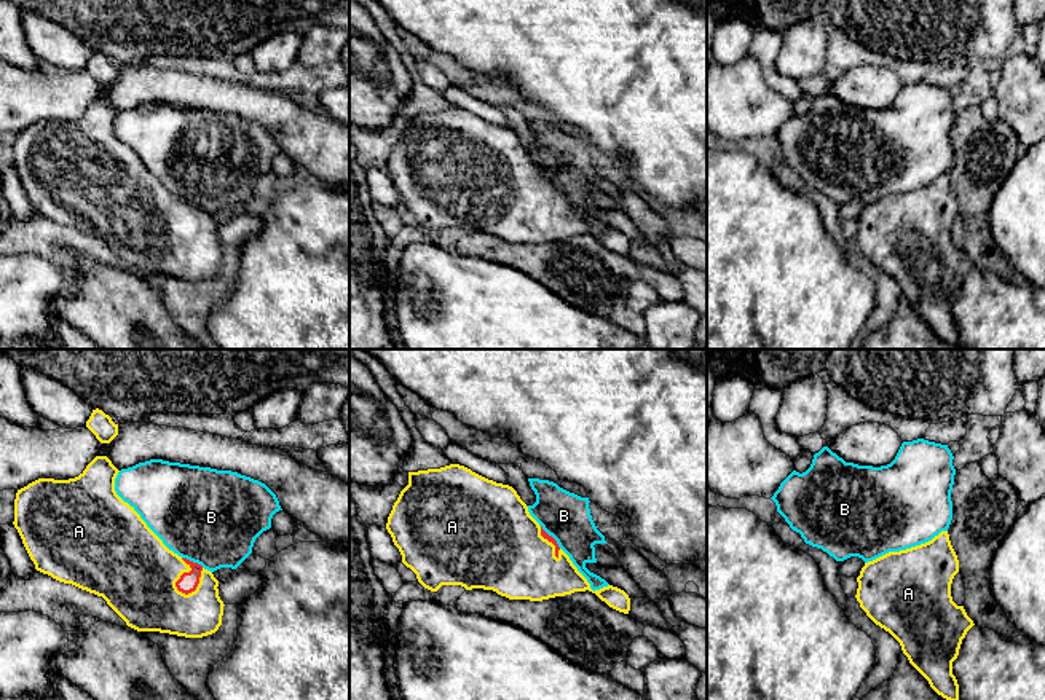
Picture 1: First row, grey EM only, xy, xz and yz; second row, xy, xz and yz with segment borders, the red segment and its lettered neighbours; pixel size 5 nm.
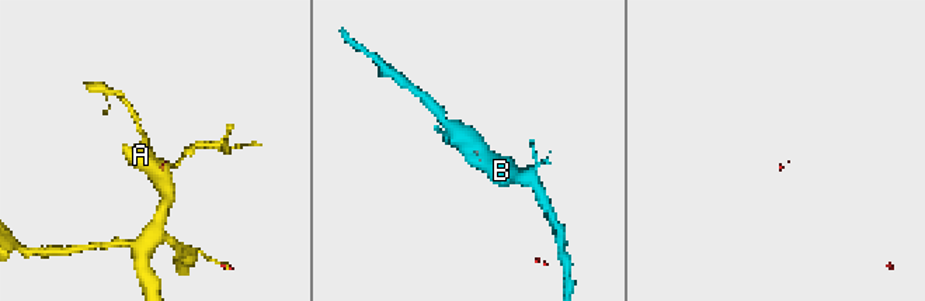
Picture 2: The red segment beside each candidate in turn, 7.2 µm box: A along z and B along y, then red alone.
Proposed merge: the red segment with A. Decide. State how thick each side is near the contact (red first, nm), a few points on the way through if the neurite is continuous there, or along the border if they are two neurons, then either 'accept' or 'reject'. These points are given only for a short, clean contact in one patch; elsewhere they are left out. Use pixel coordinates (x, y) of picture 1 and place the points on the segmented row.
calibres 100 and 400 nm; accept

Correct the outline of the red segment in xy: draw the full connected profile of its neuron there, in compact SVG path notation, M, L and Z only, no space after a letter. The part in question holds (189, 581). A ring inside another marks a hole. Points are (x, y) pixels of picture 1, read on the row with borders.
M96 456L75 478L38 478L18 490L14 528L35 564L53 579L102 596L137 631L185 638L212 635L222 625L219 580L201 564L179 556L115 491L118 469Z

